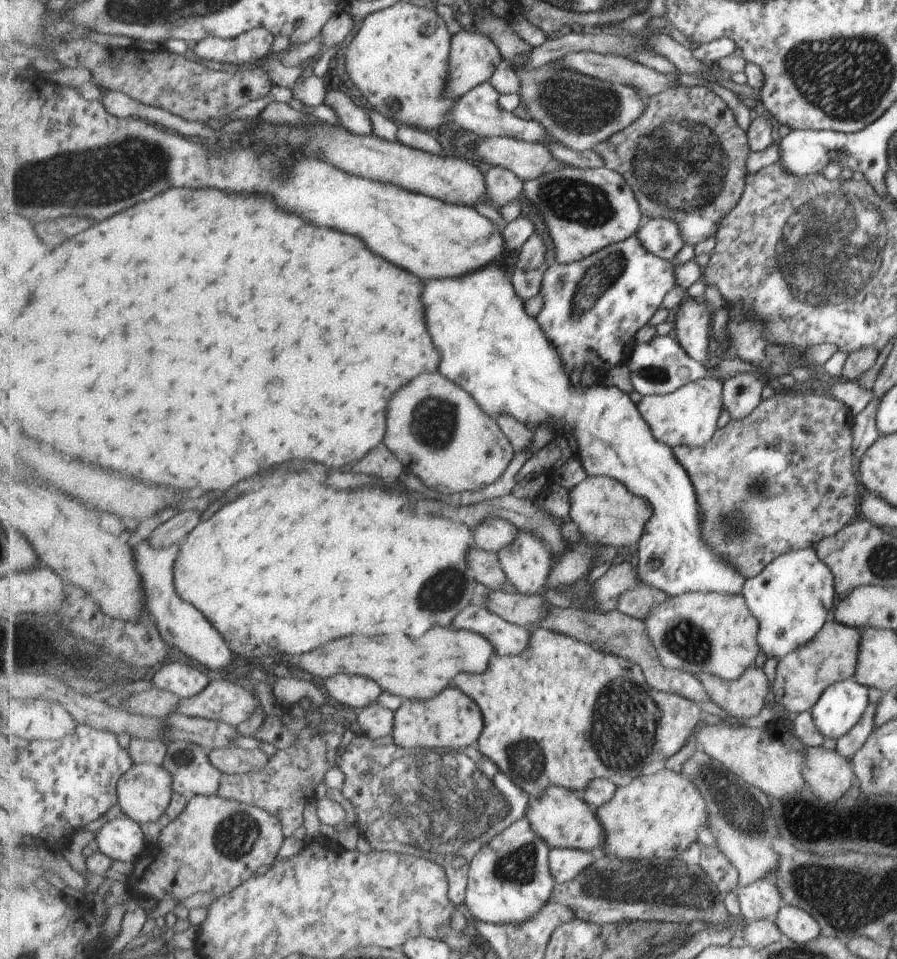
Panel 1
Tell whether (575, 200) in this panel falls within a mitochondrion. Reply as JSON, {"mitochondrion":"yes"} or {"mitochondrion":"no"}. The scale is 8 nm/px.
{"mitochondrion":"yes"}

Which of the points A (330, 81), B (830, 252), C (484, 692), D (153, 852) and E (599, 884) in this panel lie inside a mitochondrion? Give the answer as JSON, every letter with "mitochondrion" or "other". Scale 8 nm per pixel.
{"A":"other","B":"mitochondrion","C":"other","D":"other","E":"mitochondrion"}

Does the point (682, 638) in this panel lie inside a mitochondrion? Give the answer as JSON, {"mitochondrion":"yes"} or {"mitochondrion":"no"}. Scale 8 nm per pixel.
{"mitochondrion":"yes"}

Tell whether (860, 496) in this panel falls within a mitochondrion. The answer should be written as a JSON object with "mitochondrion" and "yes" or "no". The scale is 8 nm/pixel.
{"mitochondrion":"no"}

